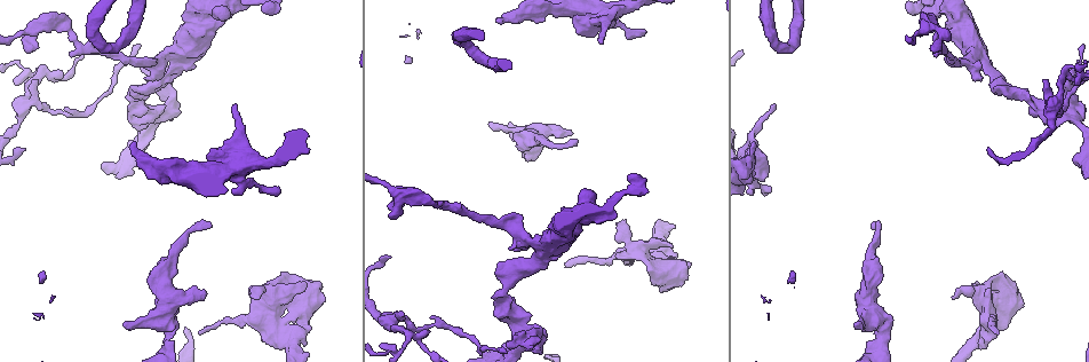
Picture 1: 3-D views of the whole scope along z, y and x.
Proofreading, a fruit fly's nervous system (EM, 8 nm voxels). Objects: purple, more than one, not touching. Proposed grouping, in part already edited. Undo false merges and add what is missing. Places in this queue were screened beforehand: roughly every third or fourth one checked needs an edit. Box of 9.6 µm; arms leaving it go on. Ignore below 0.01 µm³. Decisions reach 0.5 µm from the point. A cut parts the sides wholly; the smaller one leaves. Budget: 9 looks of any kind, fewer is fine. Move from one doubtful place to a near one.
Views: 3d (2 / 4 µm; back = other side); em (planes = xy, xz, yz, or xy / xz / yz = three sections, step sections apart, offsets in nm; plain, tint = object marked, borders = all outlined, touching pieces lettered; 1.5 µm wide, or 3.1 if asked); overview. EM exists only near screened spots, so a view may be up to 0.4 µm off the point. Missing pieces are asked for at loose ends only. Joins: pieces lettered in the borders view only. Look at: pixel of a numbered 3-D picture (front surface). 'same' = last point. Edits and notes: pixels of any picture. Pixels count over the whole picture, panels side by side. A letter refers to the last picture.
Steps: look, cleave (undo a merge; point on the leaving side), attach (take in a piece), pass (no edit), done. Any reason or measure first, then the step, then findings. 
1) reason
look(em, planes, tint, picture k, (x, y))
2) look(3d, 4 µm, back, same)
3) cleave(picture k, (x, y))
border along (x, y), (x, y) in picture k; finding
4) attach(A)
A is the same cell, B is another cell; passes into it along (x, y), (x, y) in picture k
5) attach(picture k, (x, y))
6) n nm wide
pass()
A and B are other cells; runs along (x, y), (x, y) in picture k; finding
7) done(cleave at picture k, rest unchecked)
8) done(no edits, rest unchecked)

free end
look(em, xz, step 4, borders, picture 1, (570, 135))

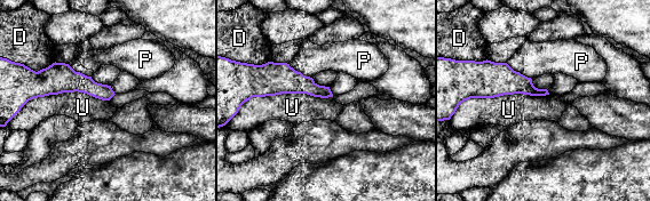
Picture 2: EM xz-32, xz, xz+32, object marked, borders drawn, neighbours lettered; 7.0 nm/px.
pass()
D, P and U are other cells; border along (332, 96), (276, 94), (250, 99) in picture 2; no lettered piece goes on from it

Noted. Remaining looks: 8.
an open end
look(em, yz, step 4, borders, picture 1, (260, 297))

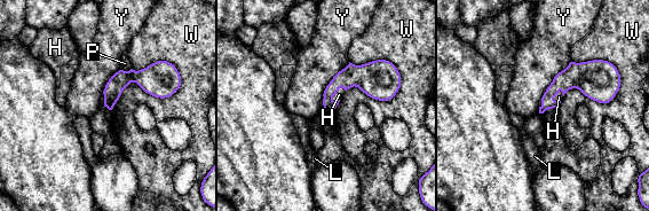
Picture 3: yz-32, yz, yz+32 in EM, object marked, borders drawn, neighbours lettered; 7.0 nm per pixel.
look(em, planes, borders, same)

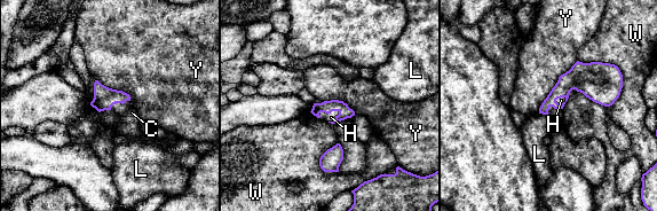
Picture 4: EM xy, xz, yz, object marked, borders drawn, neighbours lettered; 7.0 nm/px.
Y touches over 460 nm
attach(H)
H is the same cell, C, L, W and Y are other cells; the neuron continues

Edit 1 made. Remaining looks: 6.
branch stops here
look(3d, 4 µm, picture 1, (507, 323))

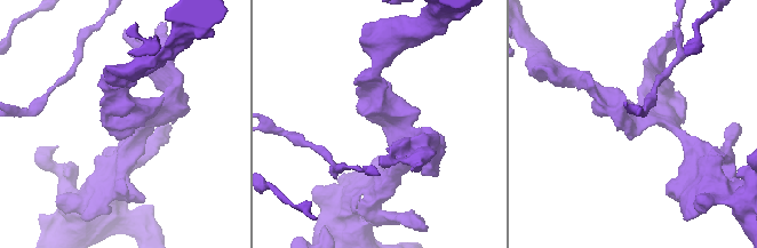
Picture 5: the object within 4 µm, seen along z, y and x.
look(em, xz, step 4, borders, picture 5, (630, 138))

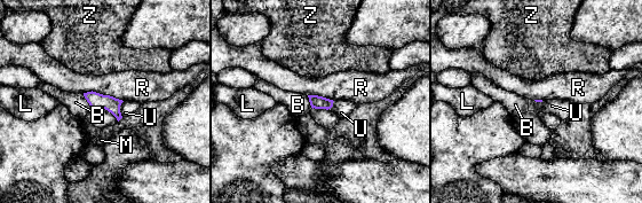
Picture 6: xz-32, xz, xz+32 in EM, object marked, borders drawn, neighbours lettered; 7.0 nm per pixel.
R touches over 300 nm
pass()
B, L, M, R, U and Z are other cells; border along (124, 101), (120, 106), (121, 116) in picture 6; none of them fits

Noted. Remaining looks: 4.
branch stops here
look(3d, 4 µm, picture 1, (1044, 81))

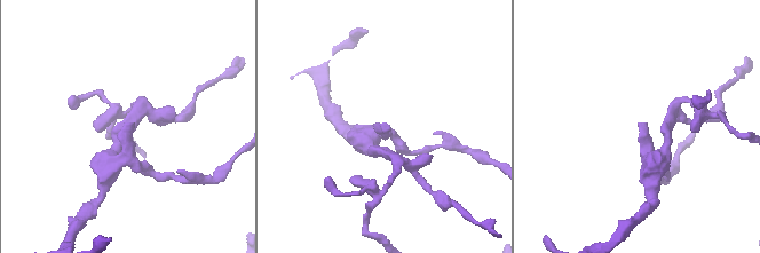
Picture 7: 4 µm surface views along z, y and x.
need the tissue
look(em, planes, borders, picture 7, (130, 124))

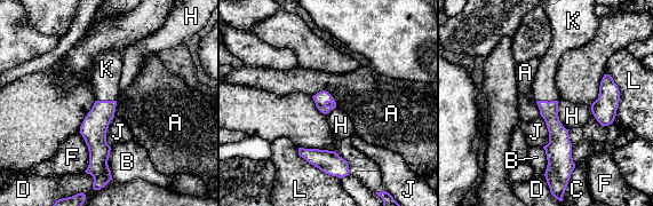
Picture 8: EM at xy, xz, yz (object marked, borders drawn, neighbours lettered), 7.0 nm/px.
L touches over 360 nm
attach(K)
K is the same cell, A, B, C, D, F, H, J and L are other cells; it goes on there

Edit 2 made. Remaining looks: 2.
done(attach at picture 4, attach at picture 8, rest unchecked)

